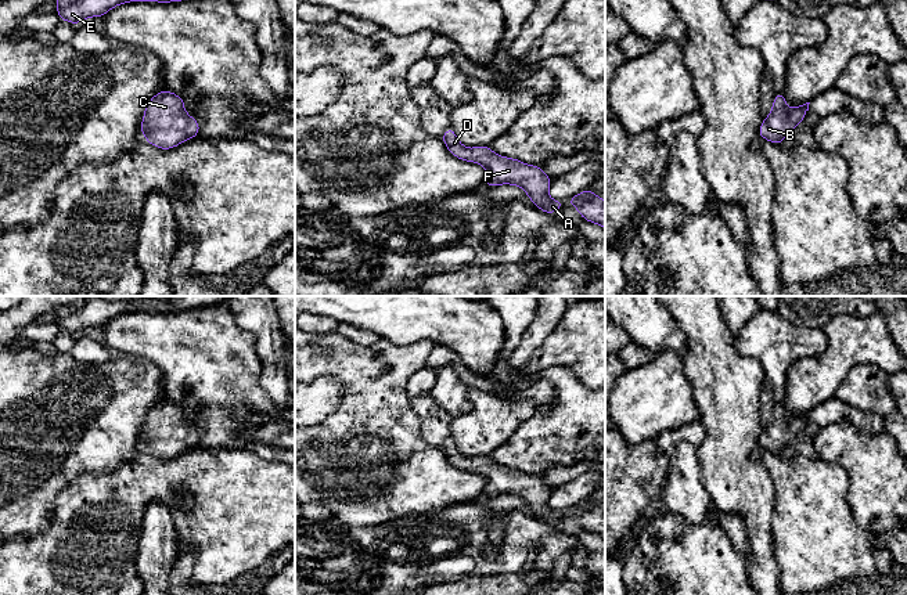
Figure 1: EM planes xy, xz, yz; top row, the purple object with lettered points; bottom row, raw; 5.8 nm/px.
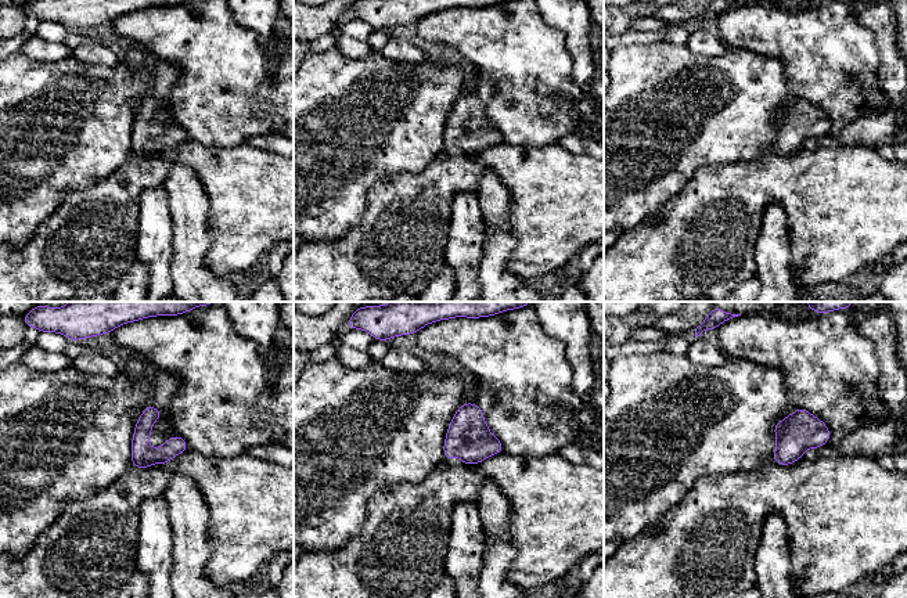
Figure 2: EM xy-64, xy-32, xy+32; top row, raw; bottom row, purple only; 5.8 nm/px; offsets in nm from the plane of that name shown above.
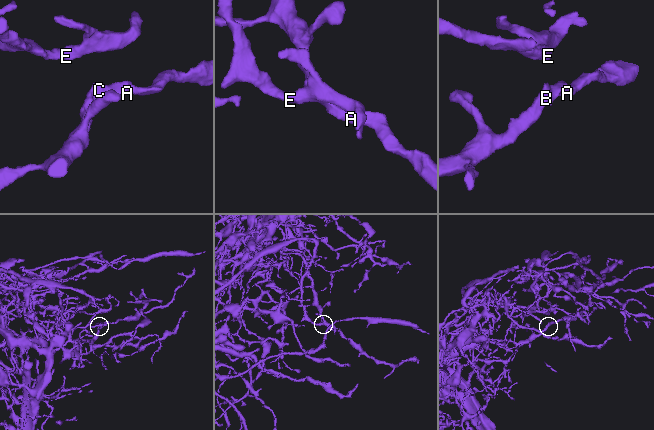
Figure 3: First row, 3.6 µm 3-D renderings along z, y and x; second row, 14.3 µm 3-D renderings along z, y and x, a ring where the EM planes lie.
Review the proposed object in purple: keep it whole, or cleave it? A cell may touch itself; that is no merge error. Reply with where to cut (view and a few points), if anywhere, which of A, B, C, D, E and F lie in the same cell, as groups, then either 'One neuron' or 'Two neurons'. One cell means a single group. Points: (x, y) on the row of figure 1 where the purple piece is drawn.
No split. Groups: A B C D E F. One neuron

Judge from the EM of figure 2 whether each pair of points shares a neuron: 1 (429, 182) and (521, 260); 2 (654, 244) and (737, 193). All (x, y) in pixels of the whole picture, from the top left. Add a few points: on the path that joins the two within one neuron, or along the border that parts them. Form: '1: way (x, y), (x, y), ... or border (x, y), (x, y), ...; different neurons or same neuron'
1: way (471, 168), (499, 164), (526, 191), (526, 219); same neuron
2: way (675, 233), (691, 216), (701, 216), (716, 201); same neuron

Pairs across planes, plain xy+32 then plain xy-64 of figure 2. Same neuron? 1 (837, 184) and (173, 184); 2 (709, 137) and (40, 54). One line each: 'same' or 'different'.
1: different
2: different

